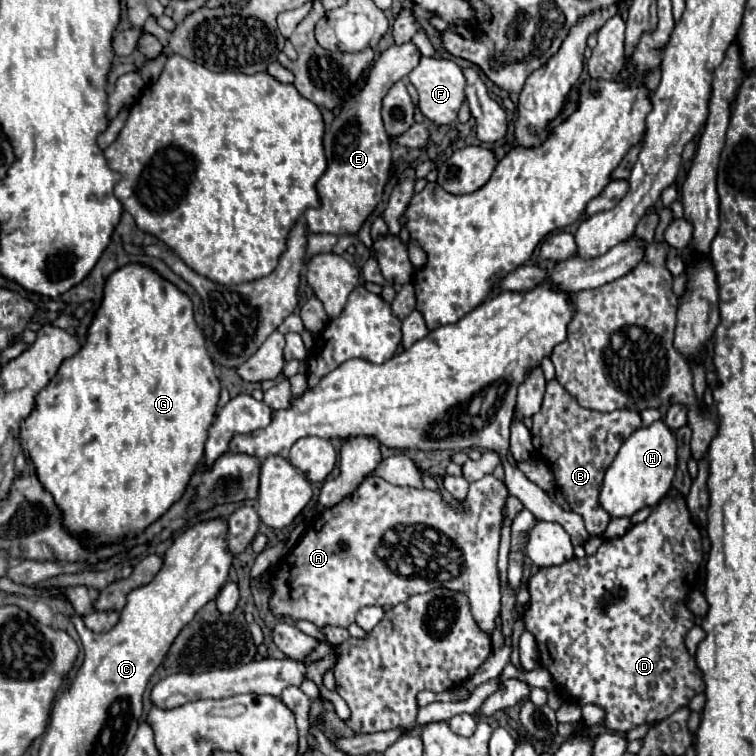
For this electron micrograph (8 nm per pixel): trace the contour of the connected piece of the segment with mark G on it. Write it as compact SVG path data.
M127 265L117 269L111 279L105 285L105 297L101 303L101 309L97 311L93 325L89 327L87 341L83 343L81 351L73 355L71 359L63 361L57 375L51 379L51 383L35 397L35 409L31 415L21 423L19 441L23 447L23 453L29 455L29 461L33 463L33 471L41 485L53 495L55 505L61 511L63 529L71 531L87 549L99 549L107 545L117 545L127 539L133 539L141 535L151 523L155 523L161 515L165 515L173 503L177 503L185 489L189 487L189 481L197 467L203 461L203 445L207 441L207 431L215 419L215 409L219 403L219 379L213 373L213 361L205 349L205 339L193 319L193 303L185 293L181 293L175 285L161 279L155 271L143 267L143 265Z

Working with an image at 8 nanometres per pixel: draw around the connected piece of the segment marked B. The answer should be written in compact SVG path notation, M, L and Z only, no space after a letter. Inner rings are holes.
M557 379L547 383L541 411L533 415L533 429L531 429L533 447L537 455L549 459L549 467L557 479L557 489L567 497L571 509L583 517L585 529L591 535L603 535L611 521L607 511L599 507L599 489L603 483L603 475L613 463L623 441L639 427L641 427L641 417L637 411L621 409L611 413L599 413L599 411L583 409L557 383ZM555 439L561 439L565 447L563 451L557 451L557 447L553 445Z

